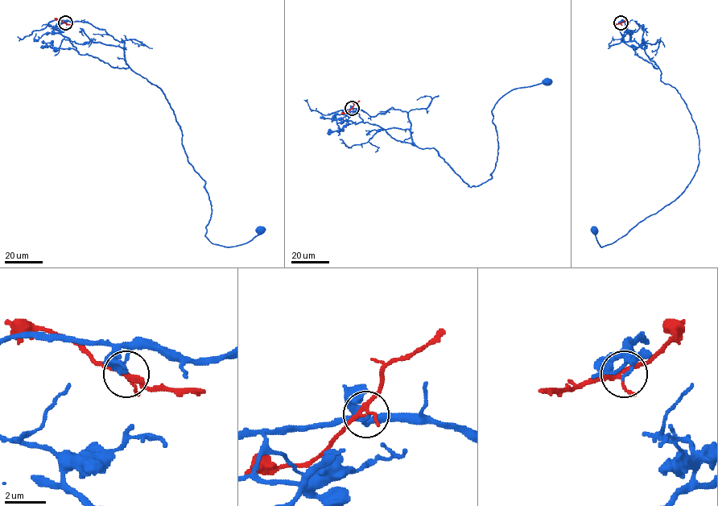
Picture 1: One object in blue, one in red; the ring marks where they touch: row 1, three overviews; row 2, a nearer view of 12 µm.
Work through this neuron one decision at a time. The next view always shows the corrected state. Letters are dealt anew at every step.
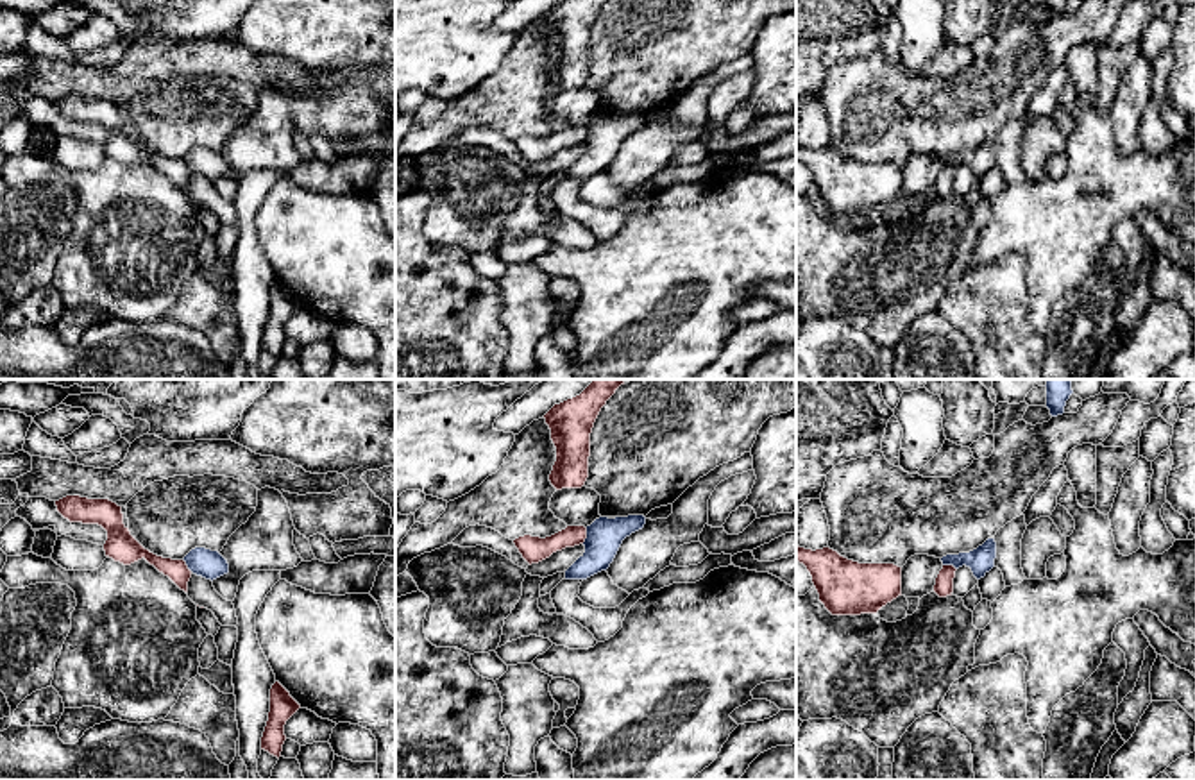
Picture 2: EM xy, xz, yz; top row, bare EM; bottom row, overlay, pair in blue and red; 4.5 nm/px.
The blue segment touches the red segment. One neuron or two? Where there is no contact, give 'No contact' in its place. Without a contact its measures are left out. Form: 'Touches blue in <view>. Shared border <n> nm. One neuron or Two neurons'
Touches blue in xz. Shared border 80 nm. Two neurons

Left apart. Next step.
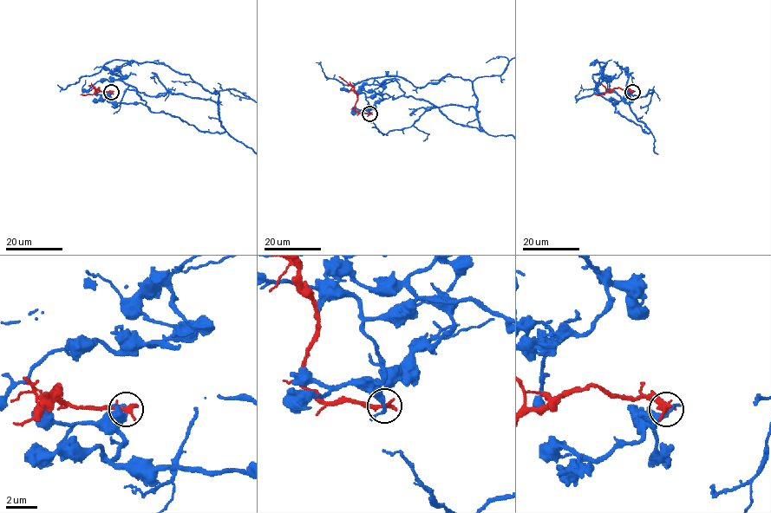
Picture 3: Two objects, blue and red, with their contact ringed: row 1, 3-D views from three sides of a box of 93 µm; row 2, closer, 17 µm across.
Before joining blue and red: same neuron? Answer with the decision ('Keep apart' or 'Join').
Keep apart

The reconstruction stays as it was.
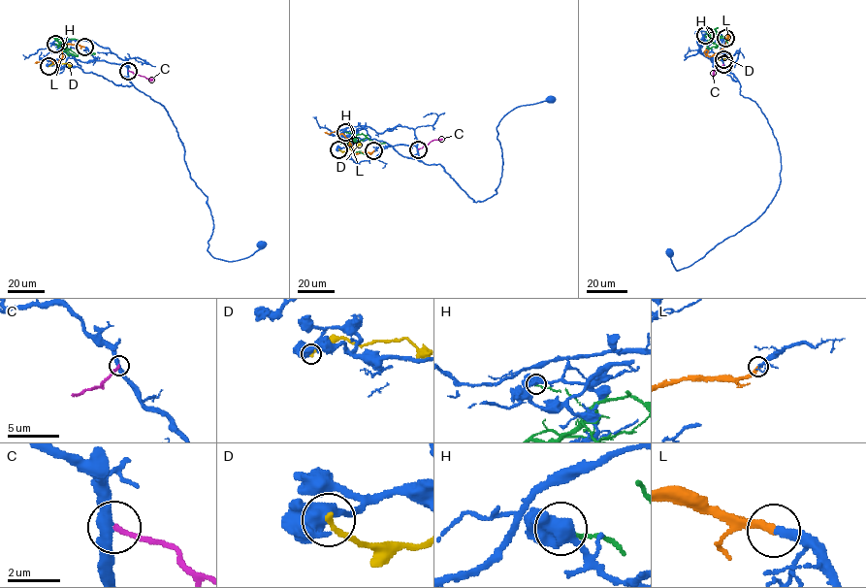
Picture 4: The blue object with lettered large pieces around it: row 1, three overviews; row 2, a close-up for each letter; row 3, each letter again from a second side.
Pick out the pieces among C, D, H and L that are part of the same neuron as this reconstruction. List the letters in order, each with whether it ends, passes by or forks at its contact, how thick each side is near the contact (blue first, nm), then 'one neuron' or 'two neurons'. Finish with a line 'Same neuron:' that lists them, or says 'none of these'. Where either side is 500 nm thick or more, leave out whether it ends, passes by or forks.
C: it ends; calibres 340 and 170 nm; two neurons
D: calibres 600 and 200 nm; two neurons
H: calibres 600 and 130 nm; two neurons
L: it ends; calibres 280 and 300 nm; one neuron
Same neuron: L

